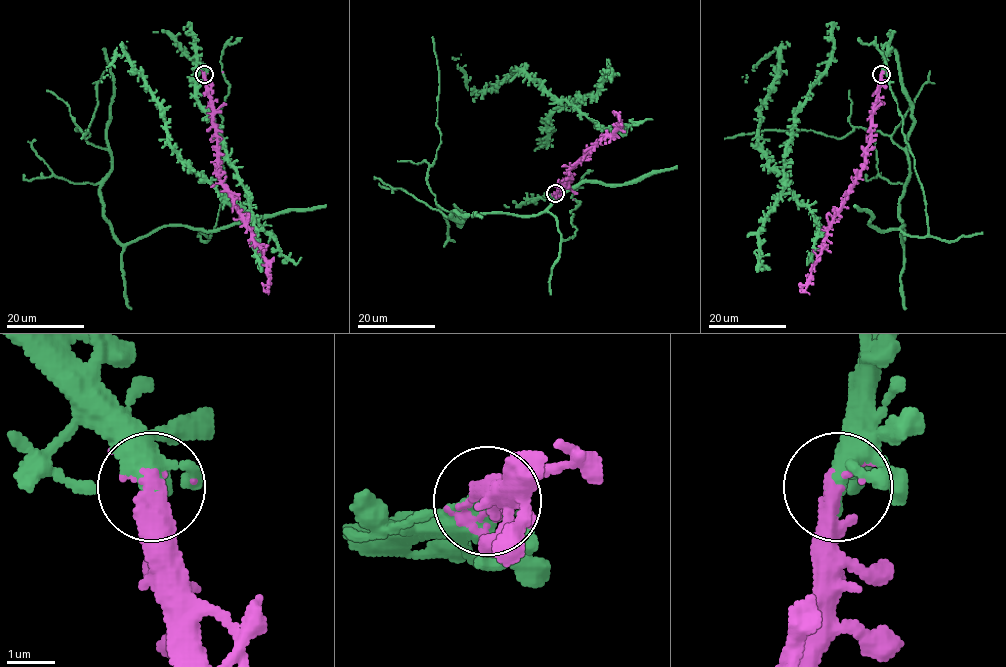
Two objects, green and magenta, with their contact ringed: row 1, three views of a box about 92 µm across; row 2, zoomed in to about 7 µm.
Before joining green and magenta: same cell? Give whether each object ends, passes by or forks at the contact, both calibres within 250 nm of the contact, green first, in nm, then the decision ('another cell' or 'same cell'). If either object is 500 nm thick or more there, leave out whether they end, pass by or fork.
green forks there; magenta passes by; 320 nm thick on the green side, 320 nm on the other; same cell

